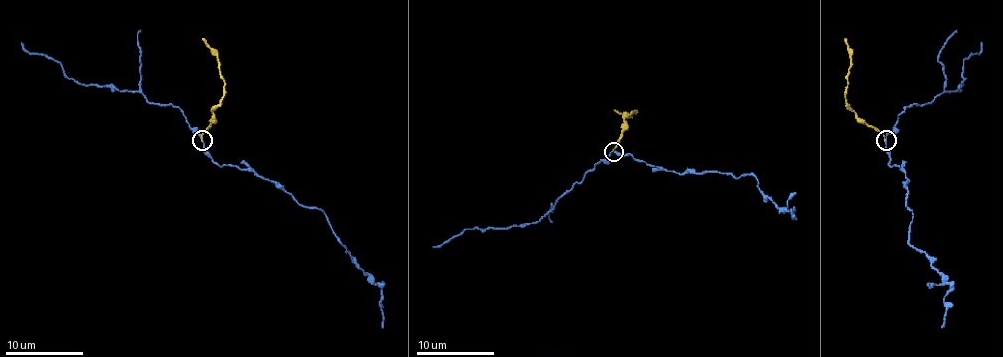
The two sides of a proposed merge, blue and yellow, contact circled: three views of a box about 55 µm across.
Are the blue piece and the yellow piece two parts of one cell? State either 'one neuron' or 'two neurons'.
two neurons

